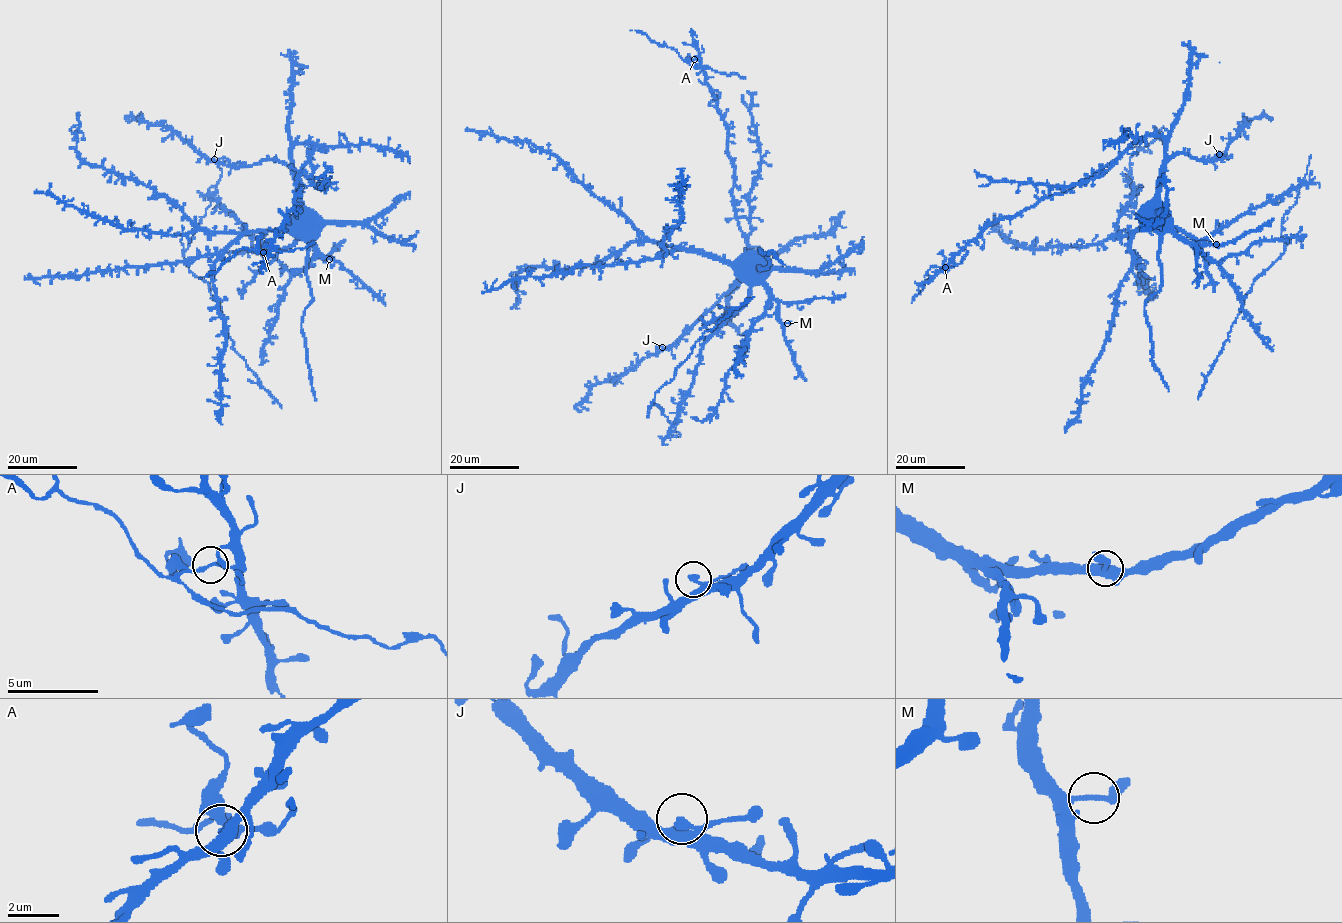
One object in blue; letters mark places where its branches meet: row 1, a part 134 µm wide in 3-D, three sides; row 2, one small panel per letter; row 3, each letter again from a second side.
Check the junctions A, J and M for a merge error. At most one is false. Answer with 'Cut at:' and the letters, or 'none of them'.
Cut at: A

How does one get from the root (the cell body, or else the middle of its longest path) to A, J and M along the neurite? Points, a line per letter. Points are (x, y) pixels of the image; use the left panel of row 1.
A: (306, 225), (292, 148), (310, 142), (315, 149), (297, 178), (296, 206), (263, 252)
J: (306, 225), (308, 227), (308, 220), (300, 210), (299, 187), (286, 165), (269, 159), (230, 167), (214, 159)
M: (306, 225), (309, 229), (307, 236), (320, 258), (329, 259)

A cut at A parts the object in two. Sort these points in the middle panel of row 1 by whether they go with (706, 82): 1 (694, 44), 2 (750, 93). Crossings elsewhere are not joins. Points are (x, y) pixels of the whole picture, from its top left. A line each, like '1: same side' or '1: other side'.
1: same side
2: same side

